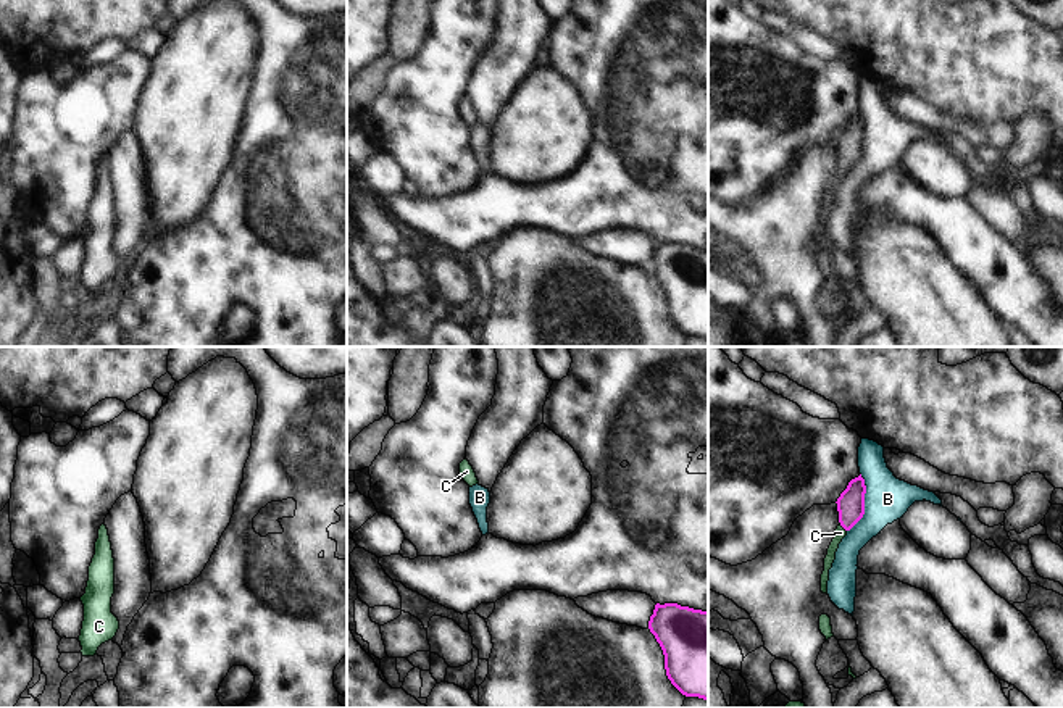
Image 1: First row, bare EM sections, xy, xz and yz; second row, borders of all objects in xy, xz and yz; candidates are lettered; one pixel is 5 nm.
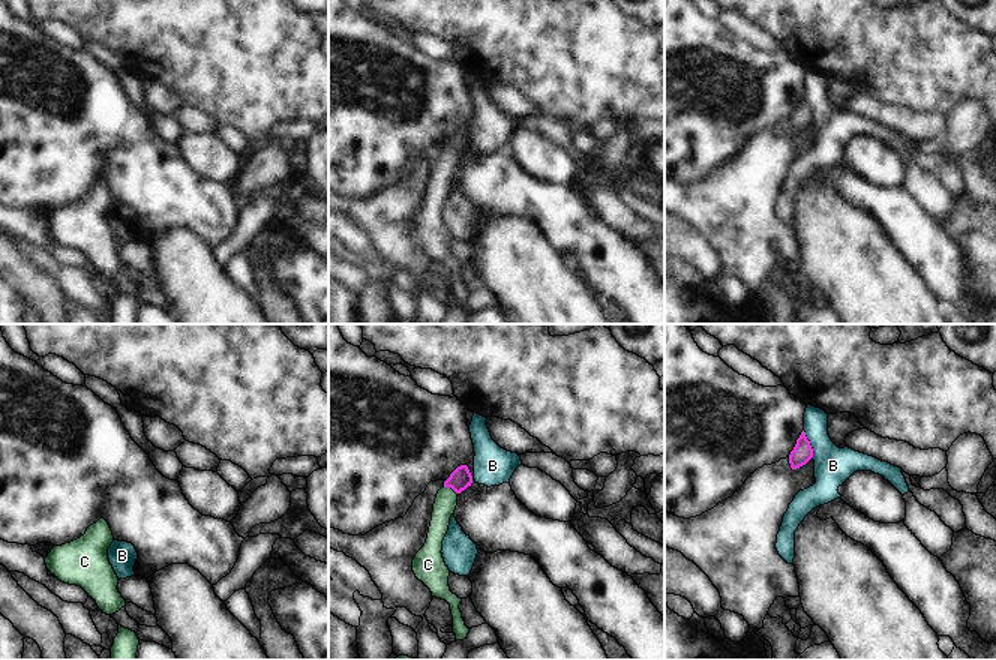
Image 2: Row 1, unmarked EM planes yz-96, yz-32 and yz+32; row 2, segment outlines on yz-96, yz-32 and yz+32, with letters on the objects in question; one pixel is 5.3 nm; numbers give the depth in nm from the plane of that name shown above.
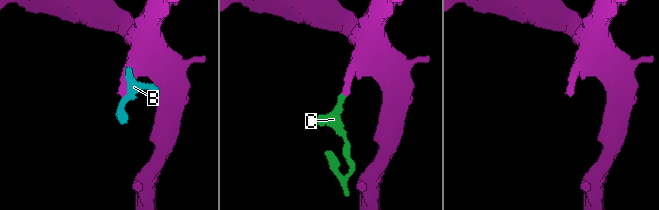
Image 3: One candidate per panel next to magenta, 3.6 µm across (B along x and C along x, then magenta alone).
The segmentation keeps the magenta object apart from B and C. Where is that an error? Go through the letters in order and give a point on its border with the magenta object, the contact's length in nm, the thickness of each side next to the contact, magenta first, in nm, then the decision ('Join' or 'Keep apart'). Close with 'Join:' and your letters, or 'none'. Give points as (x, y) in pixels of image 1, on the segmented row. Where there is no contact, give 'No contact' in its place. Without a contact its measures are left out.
B: Touches magenta at yz (863, 502). Shared border 300 nm. Thickness 140 nm (magenta) against 220 nm. Keep apart
C: Touches magenta at yz (842, 526). Shared border 50 nm. Thickness 140 nm (magenta) against 60 nm. Join
Join: C.

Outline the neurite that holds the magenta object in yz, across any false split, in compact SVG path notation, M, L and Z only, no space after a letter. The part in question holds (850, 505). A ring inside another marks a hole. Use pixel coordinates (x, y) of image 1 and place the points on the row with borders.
M861 474L852 479L847 489L837 498L837 511L839 511L839 526L834 532L834 539L827 548L827 555L824 558L824 571L821 574L821 592L827 593L827 581L829 581L829 569L836 560L836 552L839 543L847 535L847 532L863 518L865 514L865 494L866 485Z

